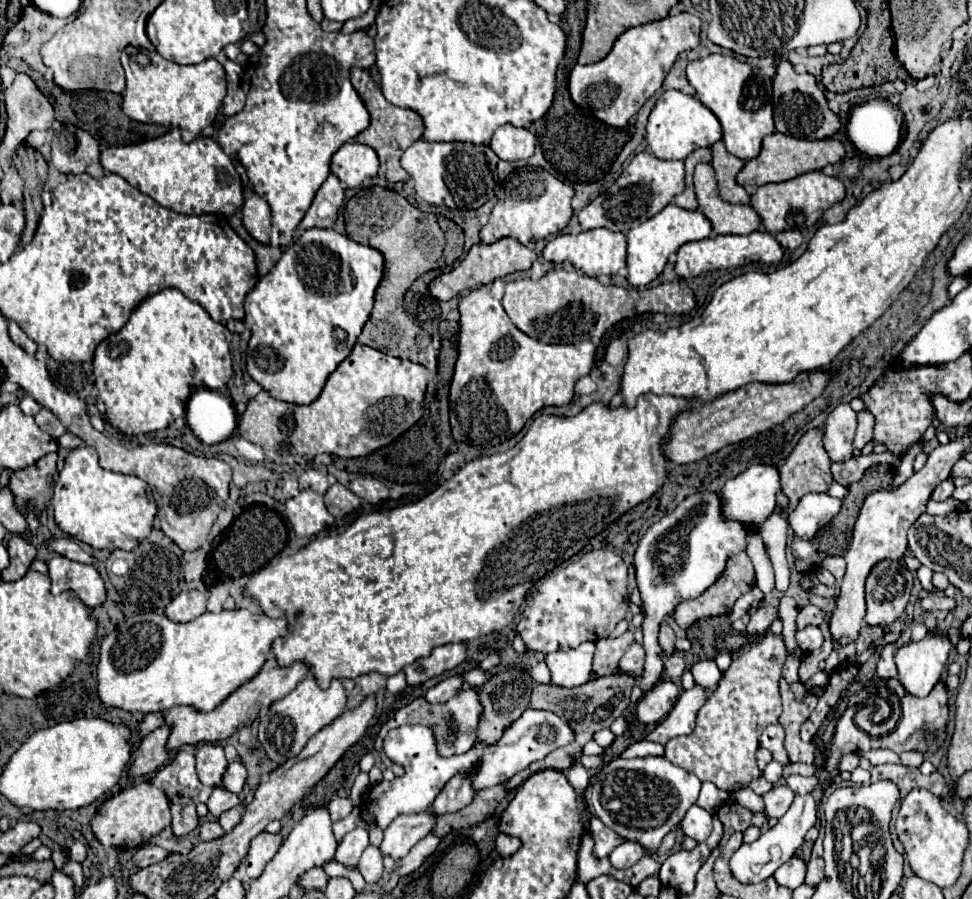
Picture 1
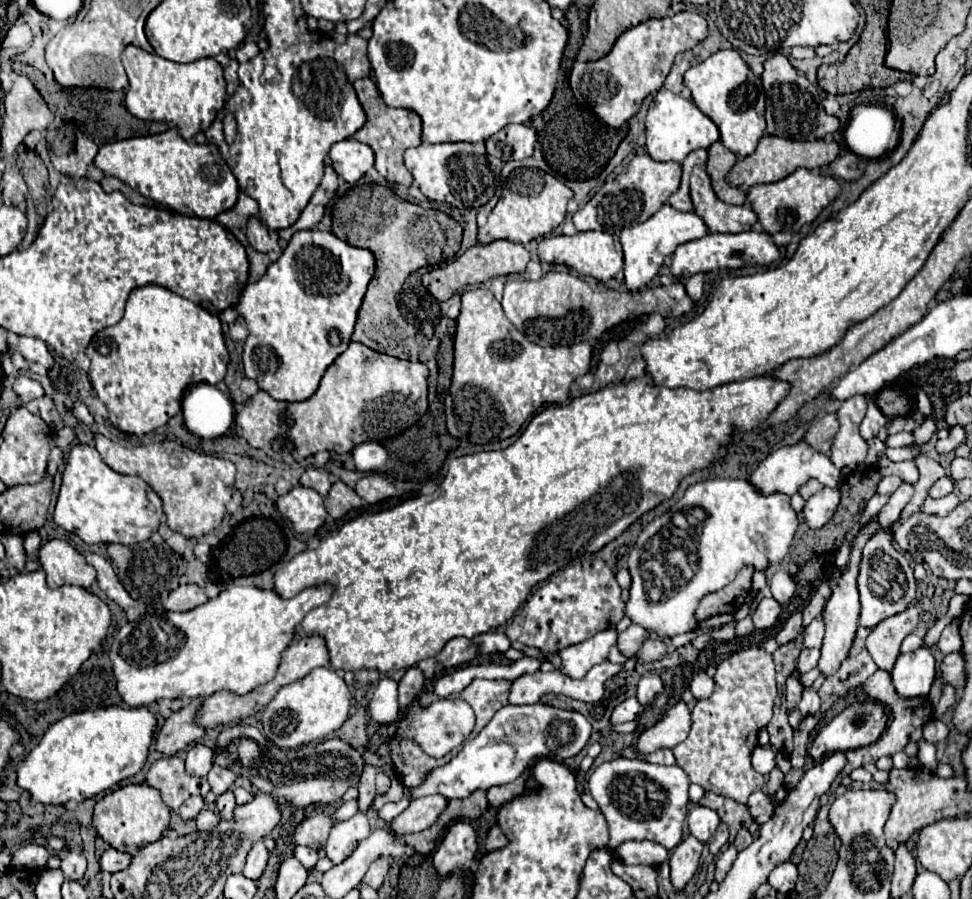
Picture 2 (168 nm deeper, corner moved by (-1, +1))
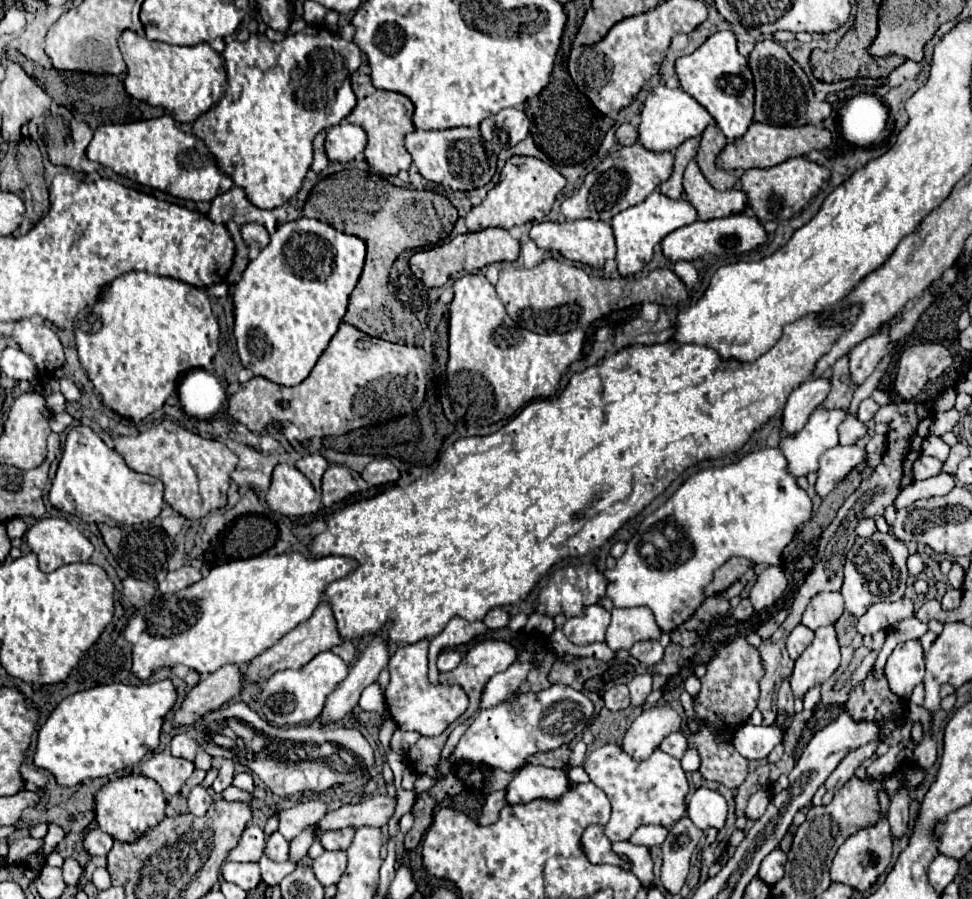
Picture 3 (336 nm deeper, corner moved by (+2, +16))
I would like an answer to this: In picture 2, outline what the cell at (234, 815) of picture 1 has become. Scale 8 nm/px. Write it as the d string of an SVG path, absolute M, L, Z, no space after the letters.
M231 791L223 793L217 797L217 809L219 809L219 815L221 819L225 821L231 821L233 819L233 809L235 809L235 797Z

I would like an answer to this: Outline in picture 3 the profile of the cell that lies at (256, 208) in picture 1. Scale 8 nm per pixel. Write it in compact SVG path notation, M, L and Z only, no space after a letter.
M244 224L242 226L242 238L250 250L262 250L270 242L268 230L260 224Z

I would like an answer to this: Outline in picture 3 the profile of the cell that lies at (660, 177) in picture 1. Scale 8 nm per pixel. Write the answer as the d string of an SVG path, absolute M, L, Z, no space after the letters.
M640 142L632 146L624 146L612 154L608 154L596 168L590 172L580 186L580 190L566 198L560 206L560 212L568 220L590 218L610 222L618 212L640 204L648 194L652 194L664 180L670 178L674 166L672 152L650 152Z

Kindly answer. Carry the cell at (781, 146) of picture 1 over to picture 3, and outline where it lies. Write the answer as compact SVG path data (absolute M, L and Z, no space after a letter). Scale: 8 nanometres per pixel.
M752 122L744 136L740 136L734 142L724 146L724 150L716 158L716 164L726 172L732 172L736 168L742 168L742 170L772 168L788 158L806 156L808 152L824 150L826 146L830 146L830 132L826 128L820 128L820 126L792 128L792 126L770 126L770 124Z

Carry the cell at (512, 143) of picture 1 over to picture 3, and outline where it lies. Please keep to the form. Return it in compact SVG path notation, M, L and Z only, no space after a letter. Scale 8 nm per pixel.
M504 108L500 116L502 116L502 122L504 122L506 130L508 130L508 138L510 138L508 144L510 146L516 146L520 140L526 138L530 122L528 122L528 118L526 118L526 114L522 110L518 110L518 108Z

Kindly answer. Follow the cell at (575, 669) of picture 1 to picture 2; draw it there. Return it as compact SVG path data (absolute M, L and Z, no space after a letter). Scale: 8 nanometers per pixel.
M607 629L607 631L601 631L583 643L561 649L559 657L563 661L563 667L561 667L563 675L567 675L571 679L581 679L593 665L607 659L609 647L615 641L617 641L617 631Z

